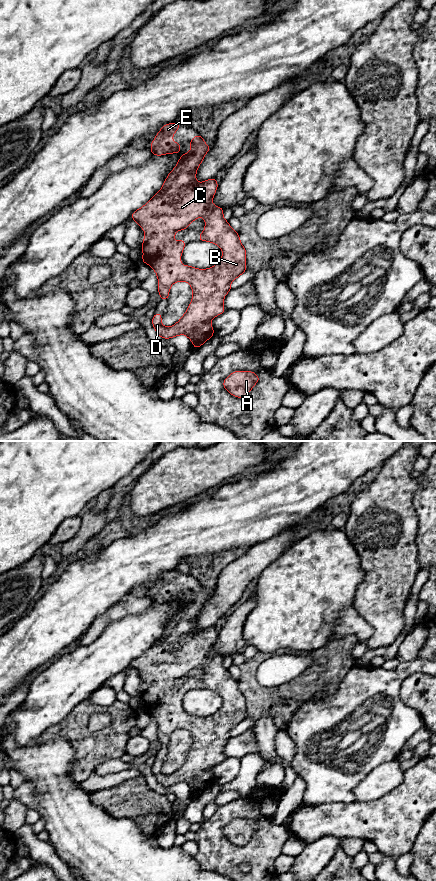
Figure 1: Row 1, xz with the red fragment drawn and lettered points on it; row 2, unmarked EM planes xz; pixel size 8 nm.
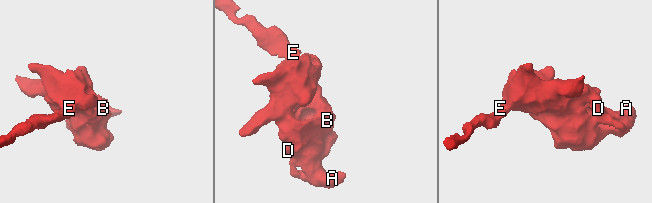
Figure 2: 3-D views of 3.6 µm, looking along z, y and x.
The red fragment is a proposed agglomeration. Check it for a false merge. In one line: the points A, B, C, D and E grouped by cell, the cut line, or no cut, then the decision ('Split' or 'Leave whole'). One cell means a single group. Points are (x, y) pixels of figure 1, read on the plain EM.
Groups: A B C D E. No split. Leave whole

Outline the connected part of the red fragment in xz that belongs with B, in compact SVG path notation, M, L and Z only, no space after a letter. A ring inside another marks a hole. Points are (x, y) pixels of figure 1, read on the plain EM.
M196 582L189 592L190 600L181 604L164 629L161 638L143 655L133 660L131 667L135 668L145 679L141 693L142 710L151 714L157 722L158 741L161 748L168 747L171 733L178 729L188 730L193 738L192 749L176 772L171 775L163 774L161 772L162 763L158 759L152 765L152 773L158 784L165 787L186 783L192 789L195 798L214 783L210 770L226 758L223 748L232 737L231 730L246 719L246 698L240 690L239 681L235 680L228 669L223 666L224 657L211 651L218 636L216 625L201 631L196 629L196 619L211 594L207 594L199 582ZM199 665L205 666L205 677L202 682L199 682L198 688L212 690L218 693L223 700L221 708L208 717L183 714L180 705L186 691L183 687L178 690L174 688L176 679L186 678L188 673Z

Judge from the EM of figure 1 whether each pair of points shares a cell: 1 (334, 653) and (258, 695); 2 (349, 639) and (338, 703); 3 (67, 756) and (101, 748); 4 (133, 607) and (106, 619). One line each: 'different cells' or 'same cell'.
1: same cell
2: different cells
3: different cells
4: same cell

